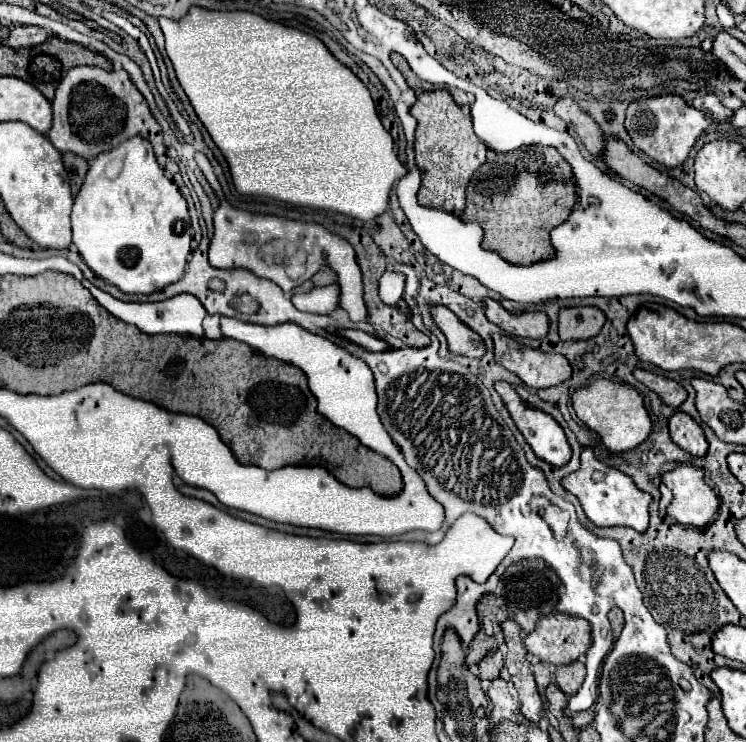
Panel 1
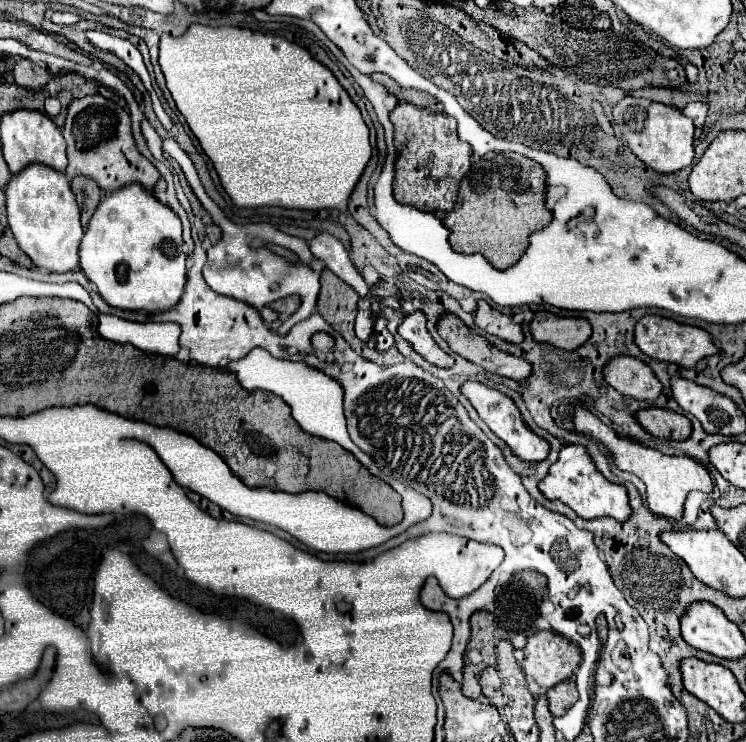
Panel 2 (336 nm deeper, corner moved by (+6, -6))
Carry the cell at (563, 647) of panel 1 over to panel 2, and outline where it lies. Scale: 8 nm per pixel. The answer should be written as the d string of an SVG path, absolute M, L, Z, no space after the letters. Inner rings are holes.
M550 630L534 632L522 652L524 674L534 678L542 688L552 688L558 682L568 680L582 658L576 644Z

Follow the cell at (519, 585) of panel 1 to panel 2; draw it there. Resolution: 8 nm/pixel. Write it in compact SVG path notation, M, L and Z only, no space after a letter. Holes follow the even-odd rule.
M518 572L514 574L506 586L500 588L498 596L496 596L496 628L498 628L498 636L502 640L512 642L514 648L524 648L526 646L526 638L530 634L536 632L536 612L540 610L542 604L542 594L546 592L546 576L536 574L536 572Z

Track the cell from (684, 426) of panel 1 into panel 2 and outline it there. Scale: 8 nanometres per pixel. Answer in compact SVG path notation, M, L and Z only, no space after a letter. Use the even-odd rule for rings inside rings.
M644 408L634 414L638 424L656 438L668 440L686 440L692 432L692 424L686 416L672 412L668 408Z

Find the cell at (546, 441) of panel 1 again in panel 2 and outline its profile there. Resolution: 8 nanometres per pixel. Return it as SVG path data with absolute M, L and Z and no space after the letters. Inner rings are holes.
M464 382L464 384L460 386L460 392L470 400L470 404L472 404L474 410L478 412L478 416L488 424L488 428L490 428L500 440L504 440L504 442L510 446L510 450L512 450L514 456L518 456L520 460L526 460L526 462L538 462L538 460L544 460L544 458L548 456L548 452L550 452L548 442L542 440L540 436L536 436L536 434L524 424L524 420L522 420L522 416L520 416L520 410L516 408L516 404L514 404L506 394L502 394L502 392L498 392L498 390L492 390L492 388L488 388L488 386L480 384L480 382Z

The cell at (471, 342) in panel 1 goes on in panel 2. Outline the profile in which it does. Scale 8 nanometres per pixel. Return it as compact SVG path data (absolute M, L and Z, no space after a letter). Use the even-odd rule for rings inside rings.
M412 312L408 314L402 324L398 326L398 334L430 364L440 366L440 368L450 368L454 364L454 360L436 346L436 342L432 340L432 336L426 330L426 320L422 316L422 312Z

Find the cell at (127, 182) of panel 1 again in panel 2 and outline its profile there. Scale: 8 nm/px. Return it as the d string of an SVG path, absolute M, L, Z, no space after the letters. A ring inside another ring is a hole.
M138 184L122 188L122 192L112 192L104 196L96 208L88 230L80 244L80 266L90 282L96 284L98 294L114 308L122 310L144 310L144 312L164 312L172 310L180 302L186 286L186 252L182 242L182 224L180 218L154 196L148 196Z

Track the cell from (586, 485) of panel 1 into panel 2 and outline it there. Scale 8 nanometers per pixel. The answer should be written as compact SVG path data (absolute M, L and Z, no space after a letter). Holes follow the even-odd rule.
M568 444L560 450L558 460L550 466L548 476L542 480L542 484L538 484L540 492L550 498L550 500L560 500L566 506L570 506L578 516L582 518L602 518L602 516L610 516L616 518L620 522L624 522L628 518L628 514L632 512L630 504L628 504L628 492L626 486L622 484L612 484L608 482L600 470L596 468L596 464L592 462L592 458L588 456L588 452L578 446L578 444Z

